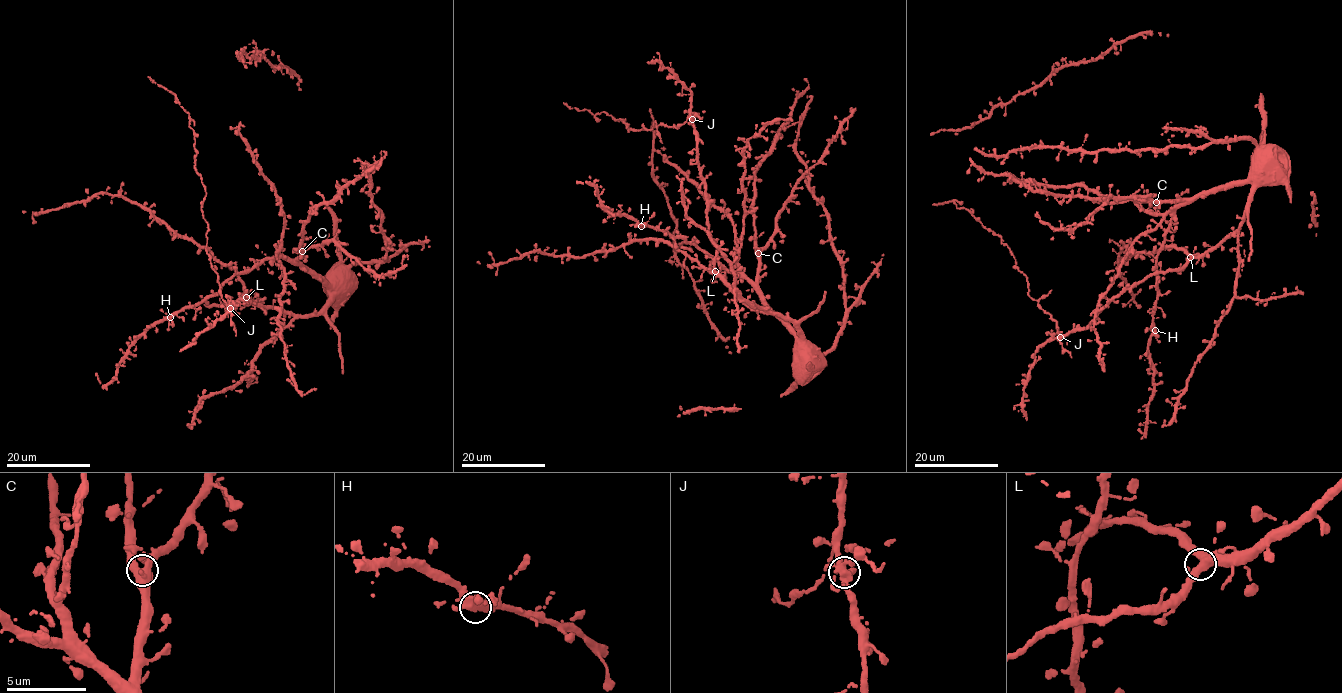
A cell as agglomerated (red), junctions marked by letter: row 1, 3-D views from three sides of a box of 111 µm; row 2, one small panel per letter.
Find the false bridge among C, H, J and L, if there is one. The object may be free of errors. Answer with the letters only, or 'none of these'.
none of these

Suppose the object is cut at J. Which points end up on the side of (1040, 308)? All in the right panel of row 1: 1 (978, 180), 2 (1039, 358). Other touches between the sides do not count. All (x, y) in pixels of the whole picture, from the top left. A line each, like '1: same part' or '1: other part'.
1: other part
2: other part

